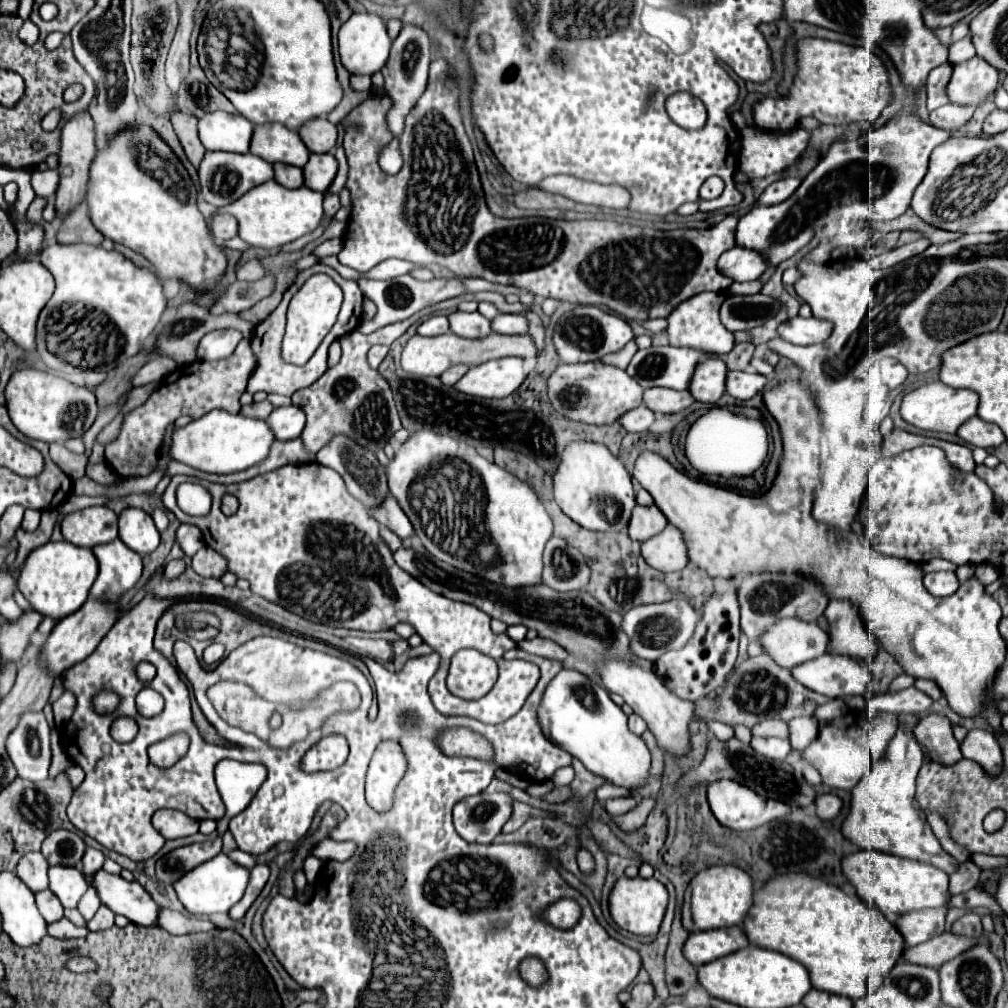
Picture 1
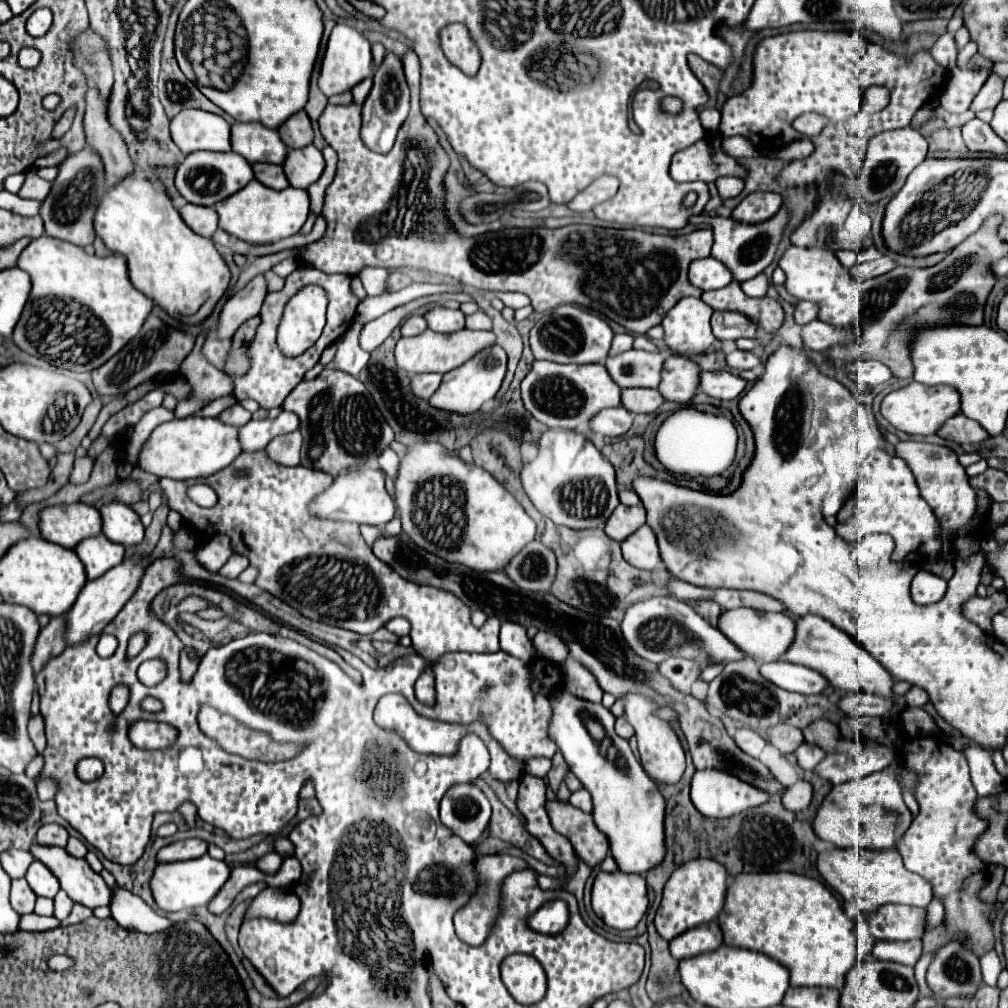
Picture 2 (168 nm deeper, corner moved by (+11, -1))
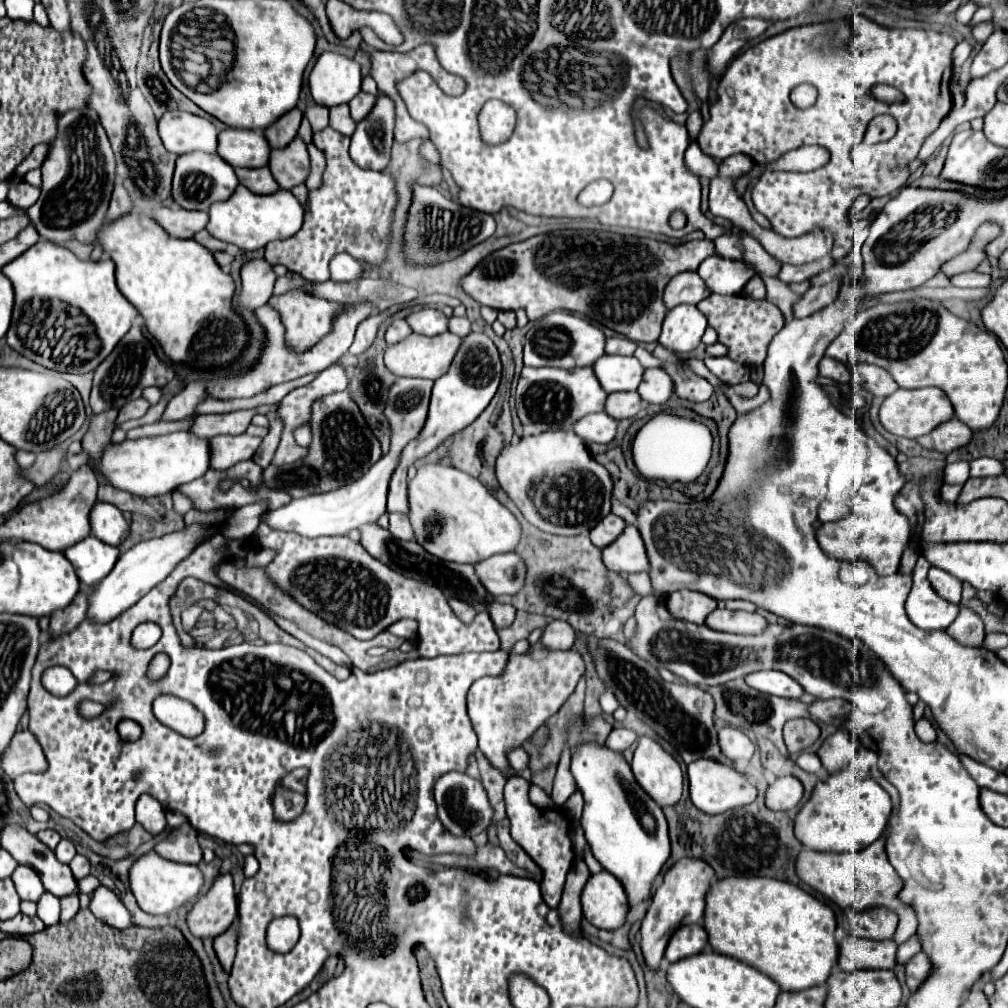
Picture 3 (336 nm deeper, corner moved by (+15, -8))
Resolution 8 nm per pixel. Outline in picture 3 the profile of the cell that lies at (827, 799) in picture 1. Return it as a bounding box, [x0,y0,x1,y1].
[766,776,804,812]

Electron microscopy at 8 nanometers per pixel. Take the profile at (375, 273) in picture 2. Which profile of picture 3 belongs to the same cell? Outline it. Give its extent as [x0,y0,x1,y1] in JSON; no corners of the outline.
[332,254,362,282]

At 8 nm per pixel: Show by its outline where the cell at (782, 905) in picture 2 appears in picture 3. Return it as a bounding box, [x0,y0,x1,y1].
[704,876,840,992]

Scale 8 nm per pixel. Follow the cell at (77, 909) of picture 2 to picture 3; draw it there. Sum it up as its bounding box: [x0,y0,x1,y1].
[60,896,80,922]

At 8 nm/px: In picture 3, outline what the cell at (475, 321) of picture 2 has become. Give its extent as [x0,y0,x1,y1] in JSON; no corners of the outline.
[448,316,472,338]

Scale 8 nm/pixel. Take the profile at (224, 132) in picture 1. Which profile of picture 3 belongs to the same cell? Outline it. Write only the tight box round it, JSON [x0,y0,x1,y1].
[158,112,218,156]

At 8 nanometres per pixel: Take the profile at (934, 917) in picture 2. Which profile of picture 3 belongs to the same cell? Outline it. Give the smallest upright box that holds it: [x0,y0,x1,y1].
[898,934,922,964]

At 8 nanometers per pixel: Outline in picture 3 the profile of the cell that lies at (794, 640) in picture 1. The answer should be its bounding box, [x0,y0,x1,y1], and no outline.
[706,608,768,636]

